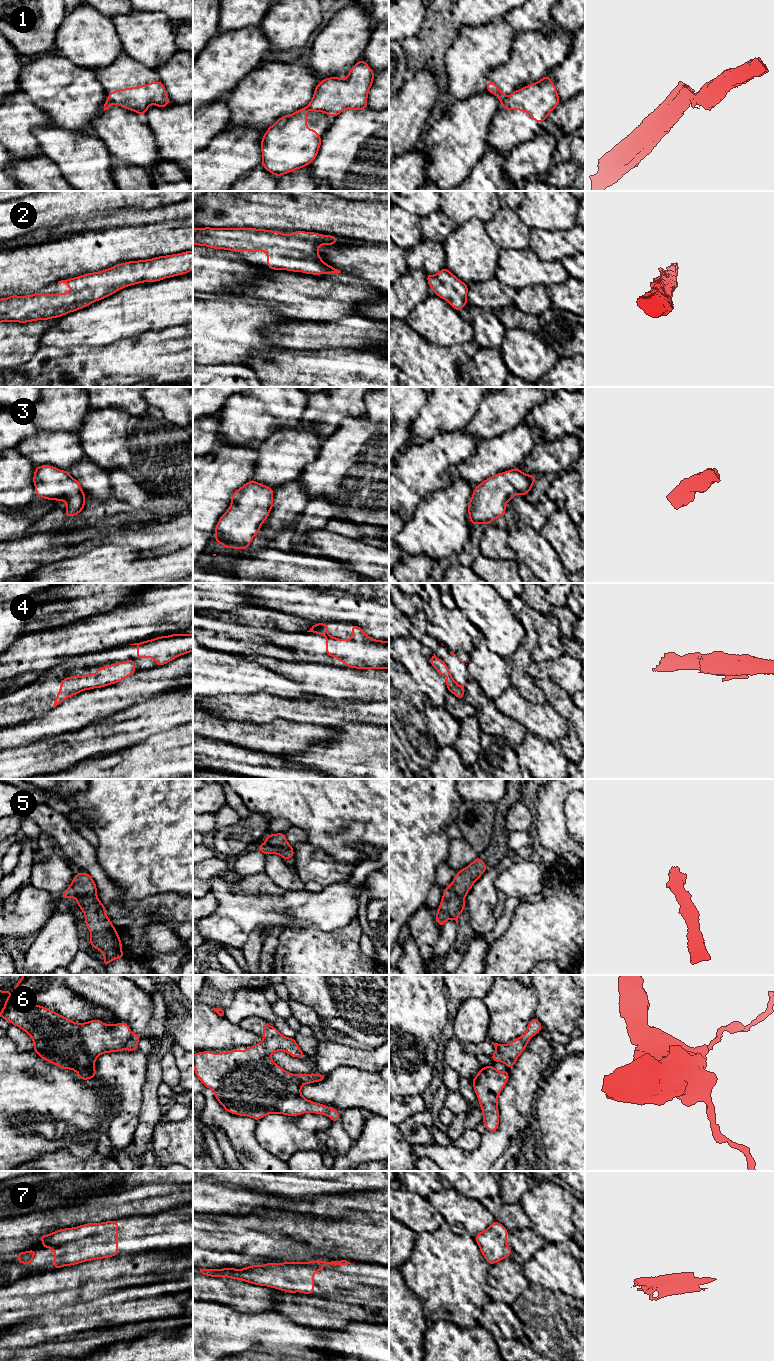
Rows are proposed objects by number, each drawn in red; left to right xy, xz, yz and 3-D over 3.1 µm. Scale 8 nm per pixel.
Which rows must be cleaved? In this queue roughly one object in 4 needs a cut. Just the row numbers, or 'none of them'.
1

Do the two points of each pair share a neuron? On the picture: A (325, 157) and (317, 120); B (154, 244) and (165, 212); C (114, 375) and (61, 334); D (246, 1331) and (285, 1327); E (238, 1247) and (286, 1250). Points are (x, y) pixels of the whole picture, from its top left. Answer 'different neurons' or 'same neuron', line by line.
A: different neurons
B: different neurons
C: different neurons
D: same neuron
E: same neuron

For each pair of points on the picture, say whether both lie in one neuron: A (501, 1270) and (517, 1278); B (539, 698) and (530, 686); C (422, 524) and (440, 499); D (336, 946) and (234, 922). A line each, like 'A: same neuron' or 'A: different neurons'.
A: same neuron
B: same neuron
C: same neuron
D: different neurons

